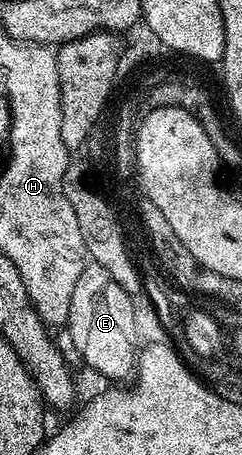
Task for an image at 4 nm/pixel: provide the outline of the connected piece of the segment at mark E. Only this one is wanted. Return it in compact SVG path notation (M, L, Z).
M87 262L78 277L77 286L71 295L70 315L66 322L68 337L80 357L96 373L109 377L109 382L120 383L123 377L133 376L138 344L136 345L136 315L133 296L112 277L100 264Z

